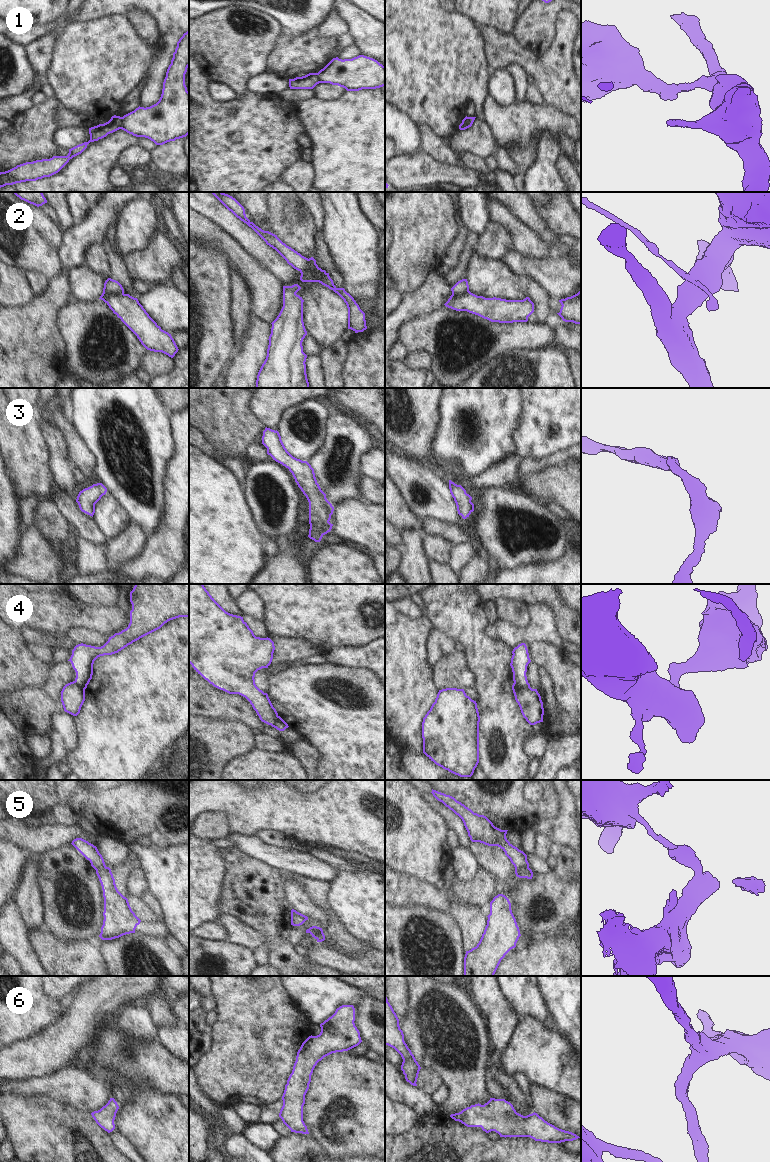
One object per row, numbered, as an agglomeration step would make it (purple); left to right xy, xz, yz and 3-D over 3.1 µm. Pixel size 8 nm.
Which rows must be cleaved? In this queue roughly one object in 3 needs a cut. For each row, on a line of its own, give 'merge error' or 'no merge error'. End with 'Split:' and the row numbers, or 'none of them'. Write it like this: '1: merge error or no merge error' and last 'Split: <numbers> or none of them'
1: merge error
2: merge error
3: no merge error
4: merge error
5: merge error
6: no merge error
Split: 1, 2, 4, 5

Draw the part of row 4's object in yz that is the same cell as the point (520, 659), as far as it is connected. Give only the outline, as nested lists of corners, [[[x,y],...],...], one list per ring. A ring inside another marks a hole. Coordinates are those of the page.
[[[525,643],[519,644],[512,651],[512,658],[510,666],[513,672],[513,681],[521,687],[530,687],[528,683],[526,672],[527,666],[531,662],[529,658],[528,649]]]

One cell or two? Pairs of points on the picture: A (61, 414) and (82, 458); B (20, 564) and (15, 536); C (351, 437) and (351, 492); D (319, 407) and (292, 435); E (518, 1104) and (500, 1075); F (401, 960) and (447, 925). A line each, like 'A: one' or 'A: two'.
A: one
B: two
C: one
D: one
E: one
F: one

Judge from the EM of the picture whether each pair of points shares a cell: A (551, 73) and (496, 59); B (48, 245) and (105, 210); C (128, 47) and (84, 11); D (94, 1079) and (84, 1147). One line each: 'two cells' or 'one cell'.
A: one cell
B: two cells
C: two cells
D: two cells

